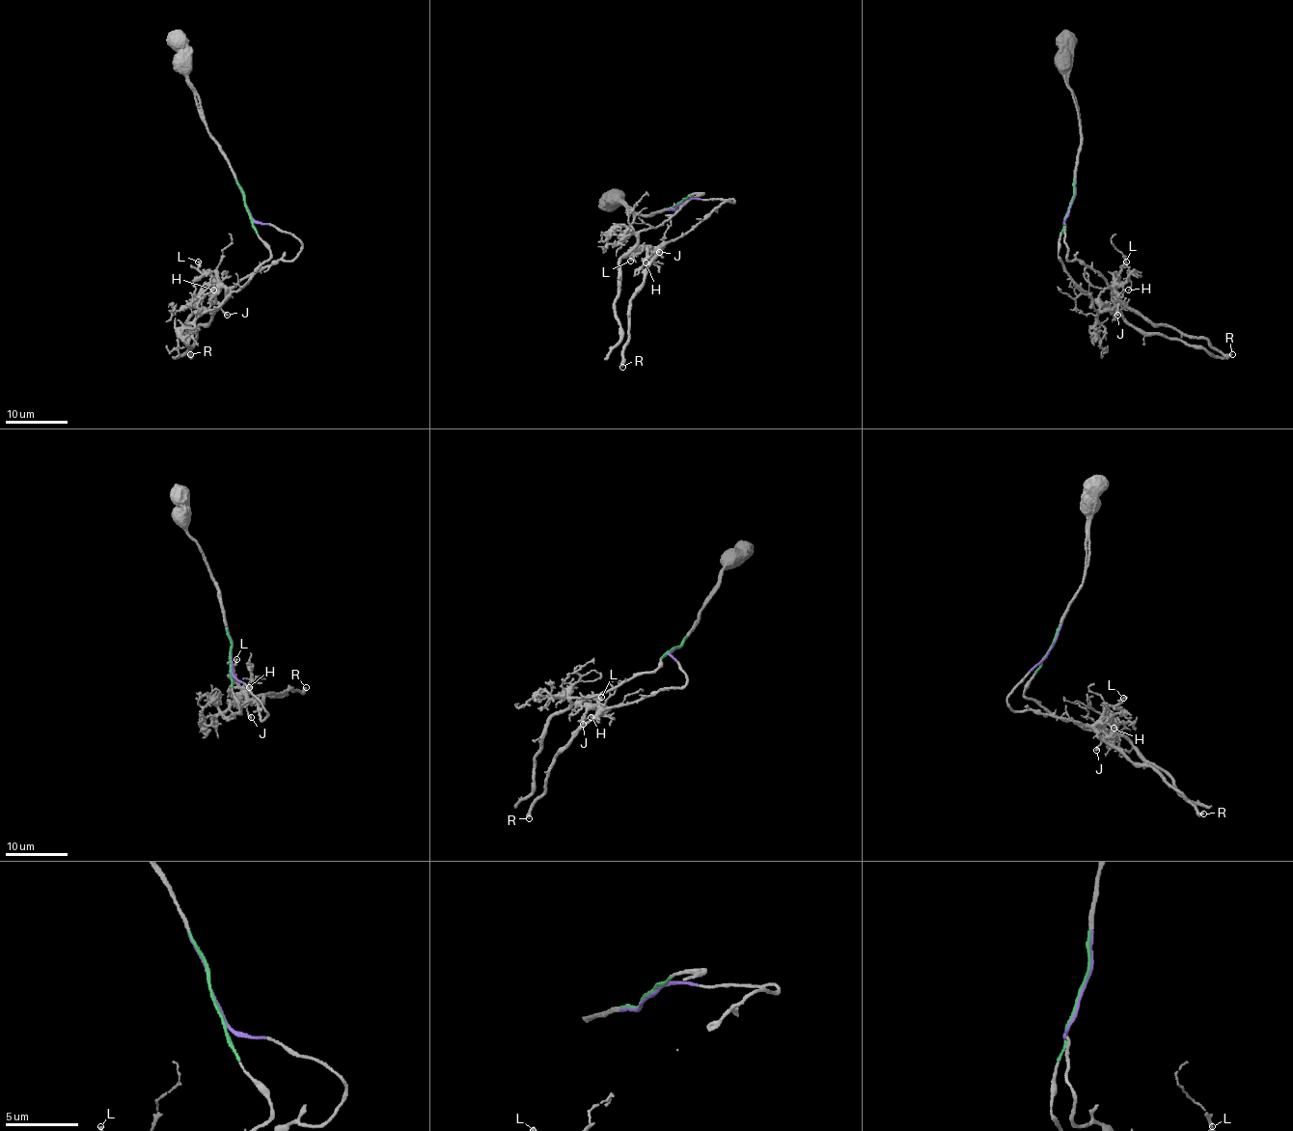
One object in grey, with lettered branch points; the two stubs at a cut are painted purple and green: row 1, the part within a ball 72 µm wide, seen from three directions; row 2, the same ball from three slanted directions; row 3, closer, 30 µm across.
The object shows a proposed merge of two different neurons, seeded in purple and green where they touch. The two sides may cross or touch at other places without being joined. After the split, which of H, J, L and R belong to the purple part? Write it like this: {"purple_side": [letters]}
{"purple_side": ["H", "J", "L", "R"]}

